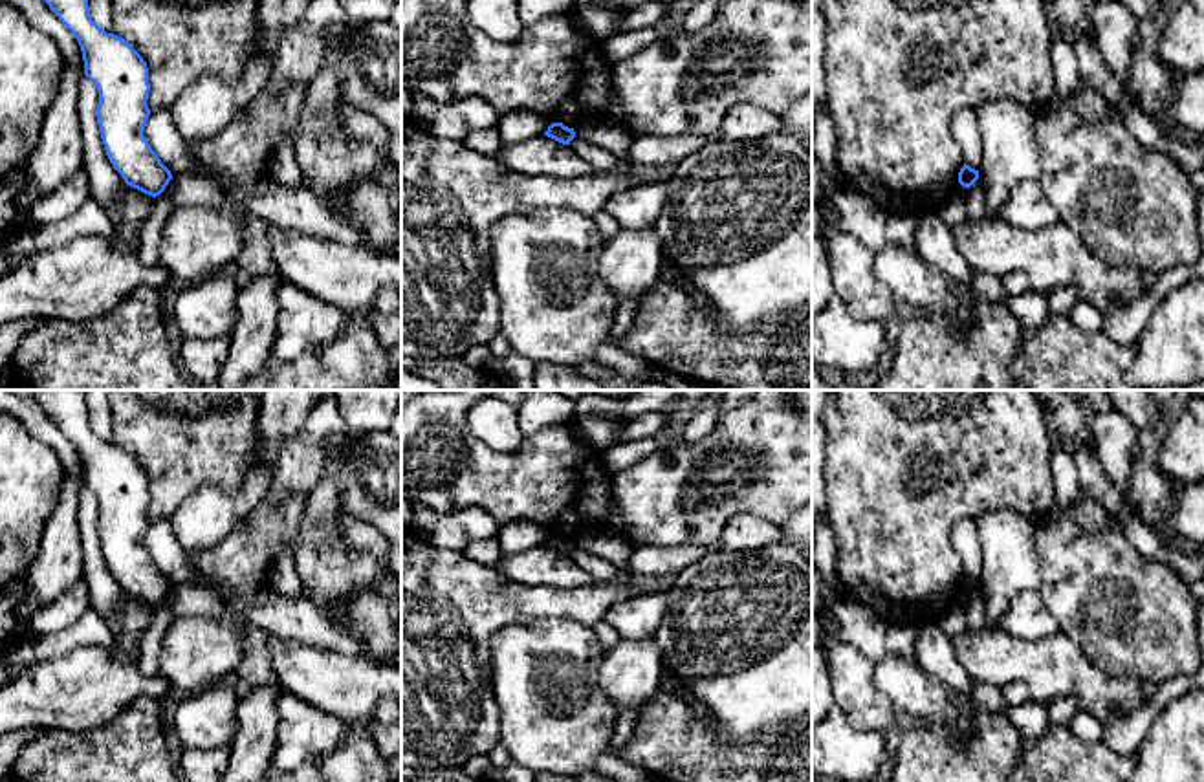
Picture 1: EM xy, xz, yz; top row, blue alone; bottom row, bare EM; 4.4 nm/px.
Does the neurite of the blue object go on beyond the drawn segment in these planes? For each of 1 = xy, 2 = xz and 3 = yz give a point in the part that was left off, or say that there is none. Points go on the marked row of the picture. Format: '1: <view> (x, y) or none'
1: none
2: none
3: none

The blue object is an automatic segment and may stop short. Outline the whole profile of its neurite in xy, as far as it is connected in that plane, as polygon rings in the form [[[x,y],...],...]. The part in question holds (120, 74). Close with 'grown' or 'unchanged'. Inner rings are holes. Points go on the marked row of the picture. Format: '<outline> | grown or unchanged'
[[[44,0],[59,20],[77,38],[84,75],[99,92],[97,123],[106,156],[126,185],[156,198],[172,179],[170,170],[161,163],[143,136],[150,110],[147,106],[150,84],[148,68],[143,57],[121,37],[101,29],[90,15],[88,0]]] | unchanged

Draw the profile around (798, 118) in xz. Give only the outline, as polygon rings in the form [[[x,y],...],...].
[[[812,92],[784,110],[781,119],[790,132],[812,136]]]

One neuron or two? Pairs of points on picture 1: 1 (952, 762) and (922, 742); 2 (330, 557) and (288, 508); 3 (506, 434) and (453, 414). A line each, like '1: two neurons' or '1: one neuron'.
1: one neuron
2: two neurons
3: two neurons

